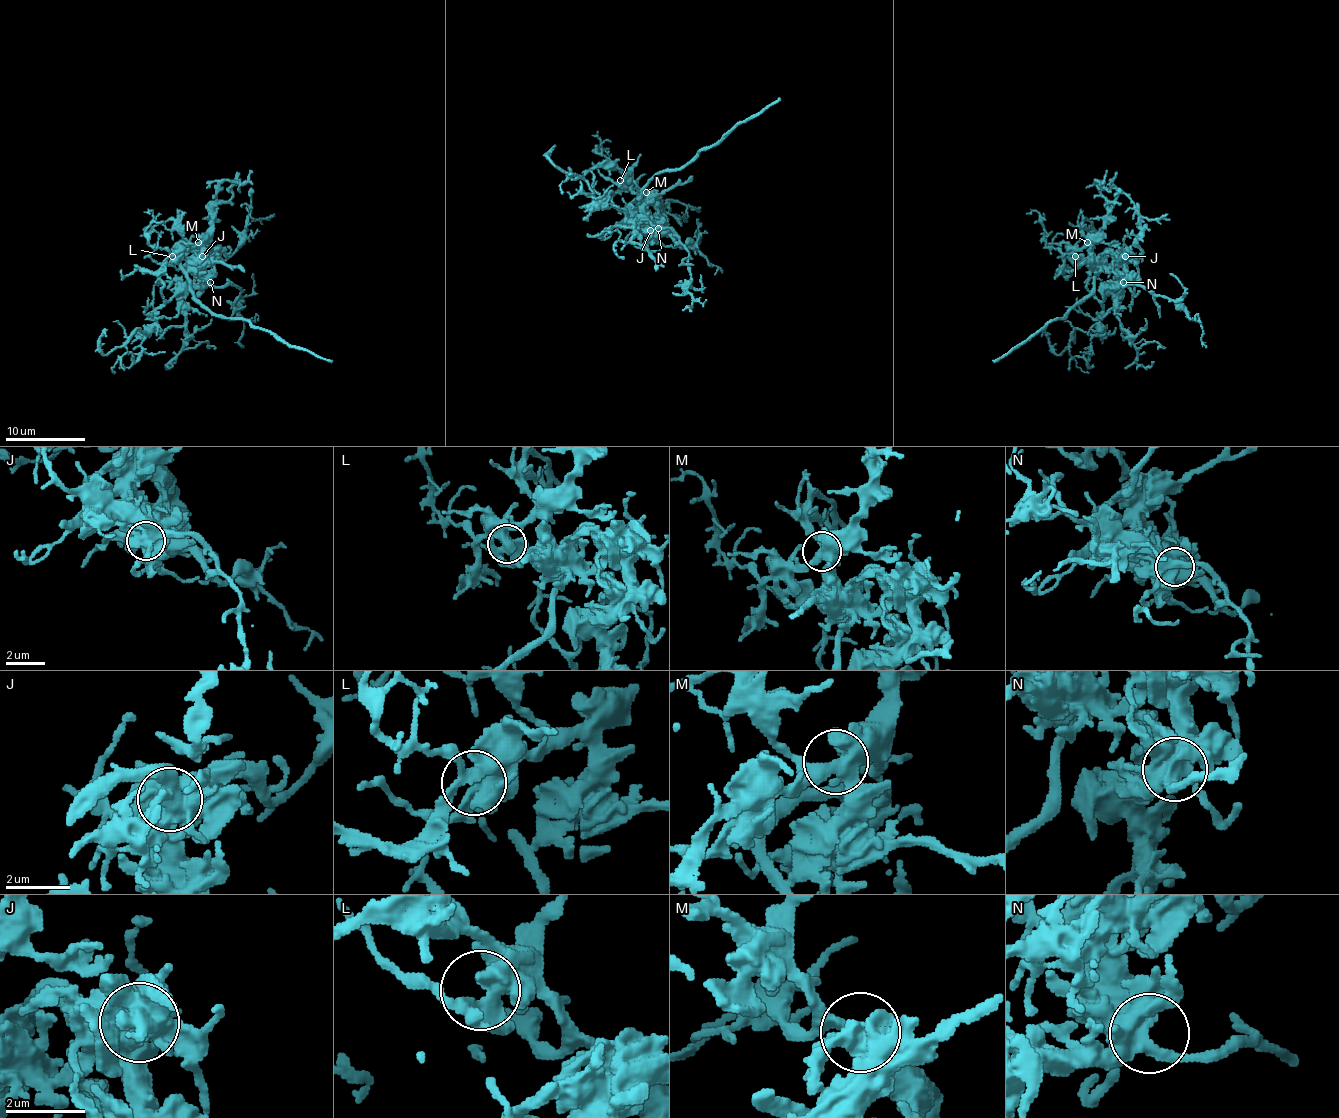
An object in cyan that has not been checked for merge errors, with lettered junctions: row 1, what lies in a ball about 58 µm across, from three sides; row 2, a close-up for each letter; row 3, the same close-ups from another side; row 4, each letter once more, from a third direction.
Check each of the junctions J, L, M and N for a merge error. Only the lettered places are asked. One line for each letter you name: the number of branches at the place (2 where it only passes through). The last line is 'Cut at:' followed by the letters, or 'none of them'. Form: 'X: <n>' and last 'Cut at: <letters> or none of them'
Cut at: none of them

